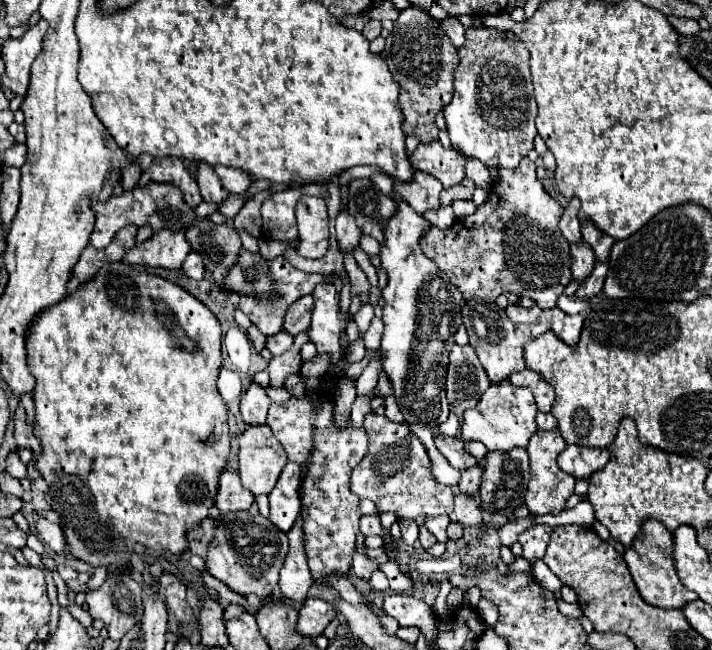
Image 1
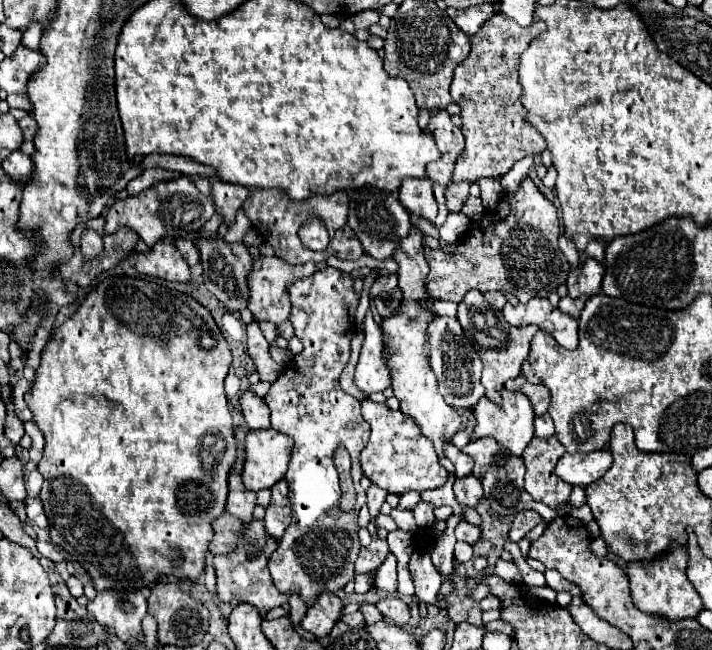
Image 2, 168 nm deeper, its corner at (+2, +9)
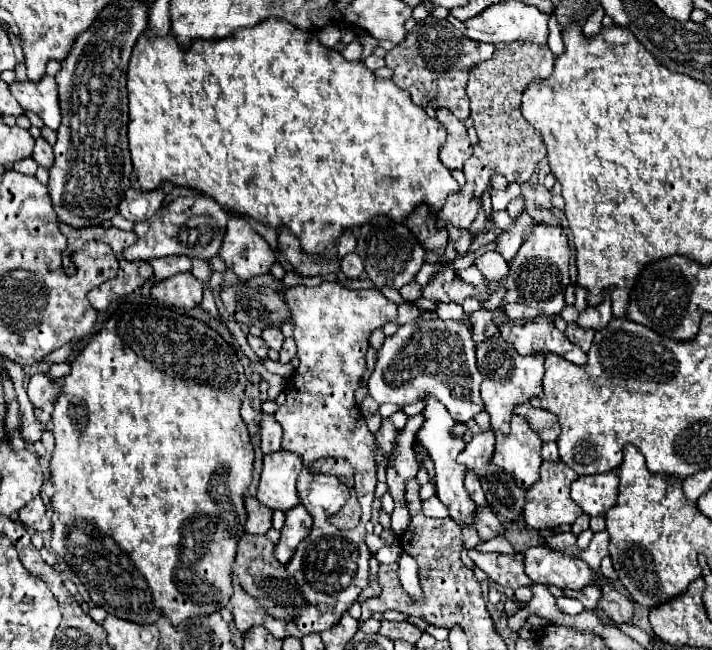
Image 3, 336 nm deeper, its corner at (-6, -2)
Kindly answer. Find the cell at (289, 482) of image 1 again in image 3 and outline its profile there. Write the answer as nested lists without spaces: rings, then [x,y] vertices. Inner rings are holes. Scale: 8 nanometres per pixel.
[[[298,504],[296,508],[292,508],[292,512],[286,514],[286,526],[282,528],[282,538],[276,544],[276,556],[282,564],[286,564],[292,558],[298,544],[308,536],[310,528],[312,516],[306,508],[302,508],[302,504]]]

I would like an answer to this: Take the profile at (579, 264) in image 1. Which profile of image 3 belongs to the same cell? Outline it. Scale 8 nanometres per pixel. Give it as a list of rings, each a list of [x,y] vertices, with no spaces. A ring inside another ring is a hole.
[[[604,296],[604,302],[600,304],[600,308],[586,308],[580,318],[578,318],[578,326],[580,328],[590,328],[590,330],[602,330],[606,328],[606,324],[612,320],[612,310],[610,310],[610,298]]]

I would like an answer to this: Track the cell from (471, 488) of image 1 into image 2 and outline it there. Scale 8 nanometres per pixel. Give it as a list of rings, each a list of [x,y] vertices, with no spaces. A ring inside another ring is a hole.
[[[474,475],[456,477],[456,481],[454,481],[454,495],[456,495],[460,505],[476,507],[476,503],[482,497],[482,485],[480,485],[478,479],[474,479]]]

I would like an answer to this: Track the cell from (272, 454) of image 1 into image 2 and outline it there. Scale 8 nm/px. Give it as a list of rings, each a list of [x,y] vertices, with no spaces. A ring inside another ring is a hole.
[[[250,429],[244,443],[246,459],[242,471],[246,489],[270,489],[280,481],[288,469],[292,443],[290,437],[274,429]]]

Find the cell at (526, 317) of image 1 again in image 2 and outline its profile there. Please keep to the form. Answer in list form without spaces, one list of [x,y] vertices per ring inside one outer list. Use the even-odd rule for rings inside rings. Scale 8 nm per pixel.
[[[532,299],[516,307],[506,303],[502,315],[510,325],[538,325],[566,349],[578,345],[578,321],[568,313],[562,313],[558,307],[552,307],[548,301]]]

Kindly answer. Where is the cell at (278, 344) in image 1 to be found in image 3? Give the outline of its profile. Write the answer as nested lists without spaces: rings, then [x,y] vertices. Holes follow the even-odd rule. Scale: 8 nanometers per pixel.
[[[278,326],[264,328],[262,338],[264,338],[264,342],[268,344],[268,348],[274,348],[274,350],[280,350],[282,340],[284,340],[284,336],[282,336],[282,332],[280,332],[280,328],[278,328]]]

